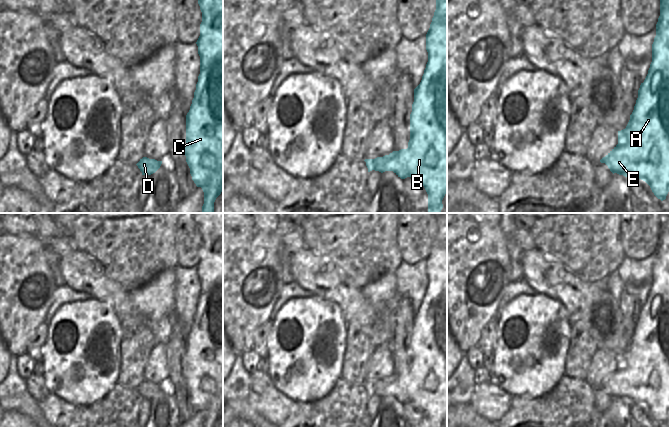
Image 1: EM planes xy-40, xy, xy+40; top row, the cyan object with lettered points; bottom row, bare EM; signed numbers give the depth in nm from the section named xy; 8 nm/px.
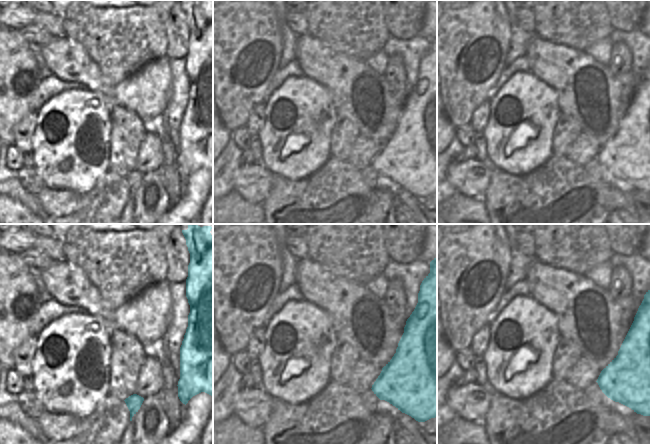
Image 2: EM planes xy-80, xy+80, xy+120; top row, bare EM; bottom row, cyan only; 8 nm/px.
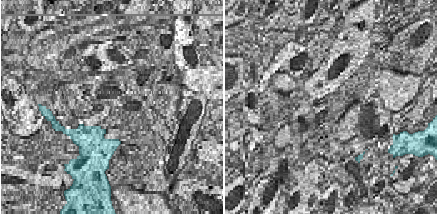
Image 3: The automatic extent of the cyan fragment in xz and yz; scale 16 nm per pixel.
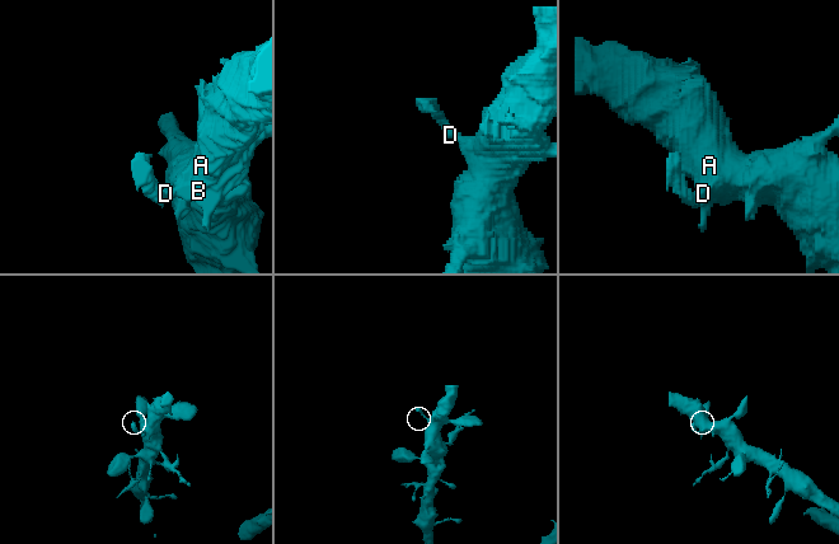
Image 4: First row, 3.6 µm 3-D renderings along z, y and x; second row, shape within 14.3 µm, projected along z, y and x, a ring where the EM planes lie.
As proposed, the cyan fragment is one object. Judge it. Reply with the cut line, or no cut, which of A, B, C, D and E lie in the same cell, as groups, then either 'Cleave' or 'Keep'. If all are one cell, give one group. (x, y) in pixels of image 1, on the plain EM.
No split. Groups: A B C D E. Keep.

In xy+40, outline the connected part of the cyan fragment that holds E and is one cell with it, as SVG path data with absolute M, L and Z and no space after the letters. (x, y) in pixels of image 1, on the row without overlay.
M660 216L660 240L656 248L656 260L652 268L652 286L648 298L638 314L638 322L625 353L618 355L618 368L600 384L614 398L627 402L637 401L645 405L661 425L669 416L669 219Z

